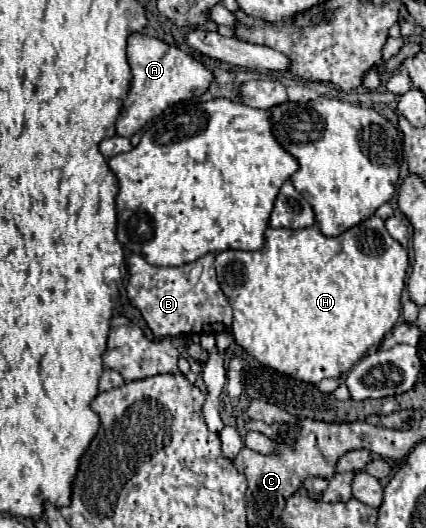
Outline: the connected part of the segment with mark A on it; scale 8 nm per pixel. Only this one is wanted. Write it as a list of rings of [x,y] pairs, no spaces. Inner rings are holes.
[[[131,34],[127,42],[127,58],[131,66],[131,88],[123,102],[123,110],[117,118],[117,134],[133,136],[139,132],[149,120],[159,116],[167,106],[191,100],[193,96],[201,96],[207,92],[211,82],[215,80],[213,72],[207,70],[201,62],[197,62],[191,54],[171,46],[159,38],[151,38],[145,34]]]

